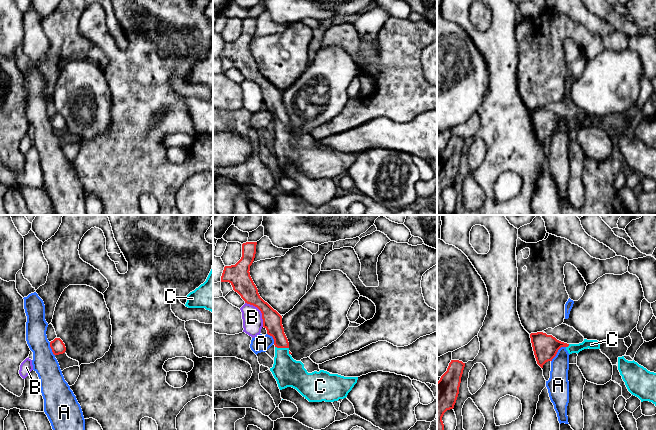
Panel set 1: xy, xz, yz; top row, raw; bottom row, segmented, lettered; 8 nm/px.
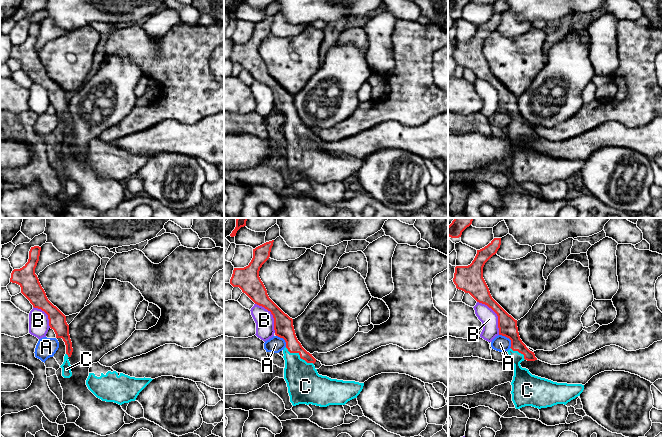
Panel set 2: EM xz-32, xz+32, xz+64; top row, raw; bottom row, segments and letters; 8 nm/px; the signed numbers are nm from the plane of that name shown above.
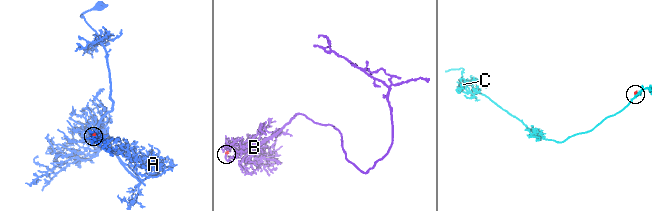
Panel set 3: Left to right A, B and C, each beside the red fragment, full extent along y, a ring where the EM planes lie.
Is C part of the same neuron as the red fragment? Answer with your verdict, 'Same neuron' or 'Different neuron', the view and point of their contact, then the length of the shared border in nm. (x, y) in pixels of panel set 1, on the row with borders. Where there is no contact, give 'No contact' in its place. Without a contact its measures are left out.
Same neuron. Touches red at xz (282, 347). Shared border 110 nm

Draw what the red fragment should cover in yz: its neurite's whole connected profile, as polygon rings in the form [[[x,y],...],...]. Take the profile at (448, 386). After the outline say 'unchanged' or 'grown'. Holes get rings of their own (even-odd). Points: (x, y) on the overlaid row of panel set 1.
[[[451,360],[447,371],[437,382],[437,430],[444,430],[442,417],[456,403],[465,363]]]; unchanged

